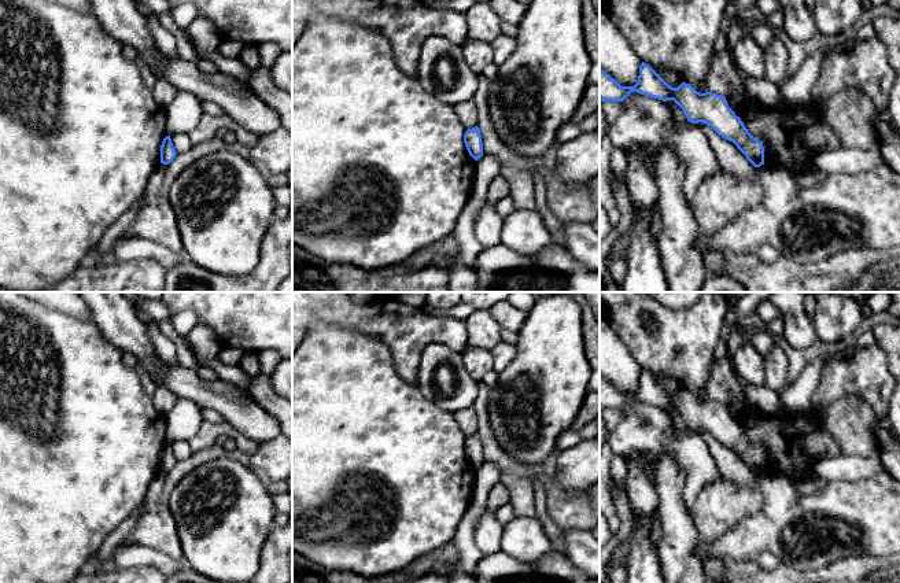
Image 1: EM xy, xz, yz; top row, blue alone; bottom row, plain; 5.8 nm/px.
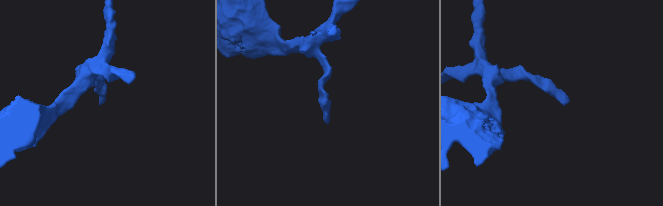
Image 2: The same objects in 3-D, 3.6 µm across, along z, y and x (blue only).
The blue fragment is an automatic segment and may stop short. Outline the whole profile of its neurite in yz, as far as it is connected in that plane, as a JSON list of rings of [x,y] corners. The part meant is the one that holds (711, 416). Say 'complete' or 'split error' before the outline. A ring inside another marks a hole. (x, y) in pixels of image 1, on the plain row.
complete; [[[643,369],[634,394],[621,394],[600,376],[600,405],[602,409],[623,409],[631,399],[663,409],[674,407],[683,417],[689,429],[707,431],[719,443],[733,449],[755,475],[764,472],[761,449],[748,439],[741,425],[729,414],[724,403],[711,399],[700,401],[686,390],[672,395]]]

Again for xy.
complete; [[[166,443],[161,453],[161,471],[169,472],[174,465],[177,460],[173,454],[170,443]]]

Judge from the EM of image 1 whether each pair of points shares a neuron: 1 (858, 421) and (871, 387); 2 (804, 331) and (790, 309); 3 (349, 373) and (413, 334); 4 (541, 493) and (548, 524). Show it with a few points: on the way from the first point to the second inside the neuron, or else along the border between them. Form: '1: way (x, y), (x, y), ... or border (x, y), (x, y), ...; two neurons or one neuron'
1: border (833, 402), (858, 395), (877, 421); two neurons
2: way (799, 325), (795, 314); one neuron
3: border (361, 332), (387, 344), (402, 377); two neurons
4: way (541, 501), (542, 516); one neuron

